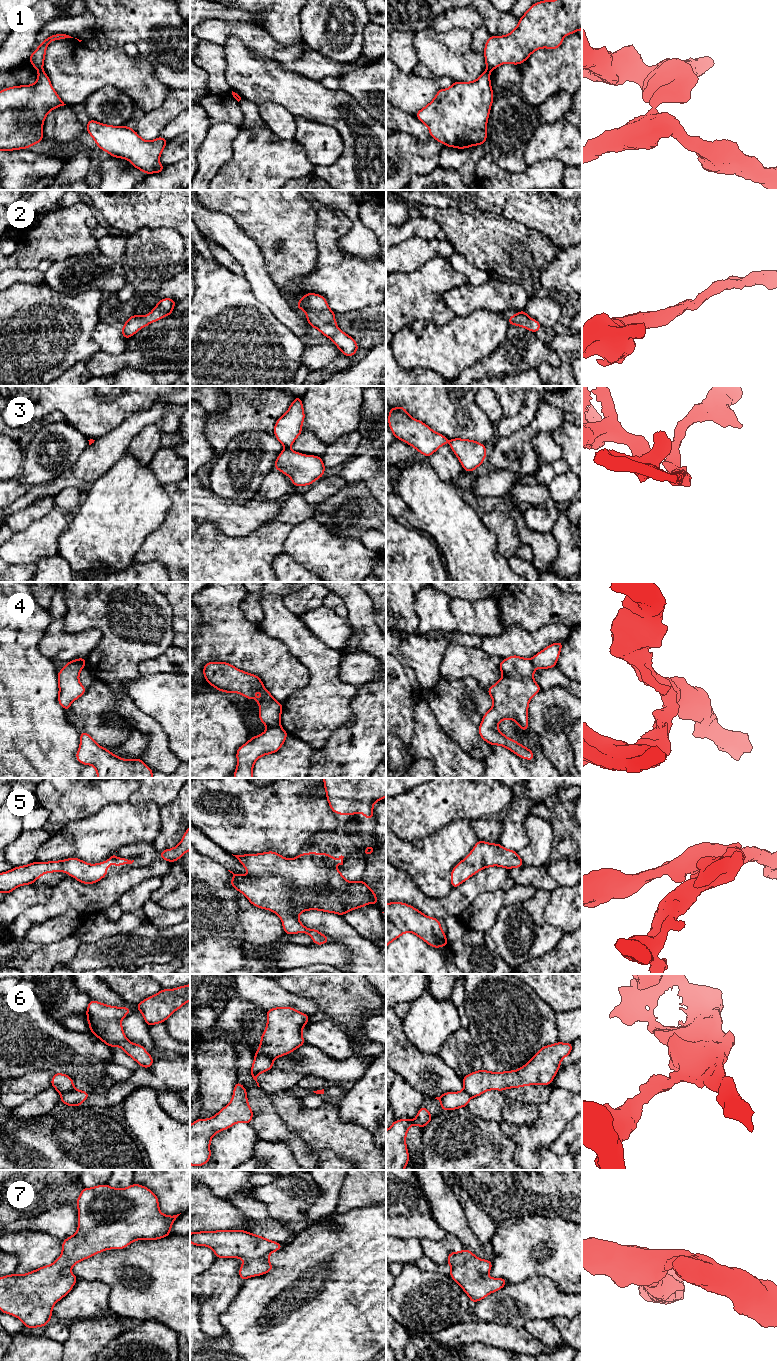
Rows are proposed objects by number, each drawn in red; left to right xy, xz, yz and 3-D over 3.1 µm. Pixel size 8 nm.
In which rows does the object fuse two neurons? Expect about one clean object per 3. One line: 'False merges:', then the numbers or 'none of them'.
False merges: 1, 3, 4, 6

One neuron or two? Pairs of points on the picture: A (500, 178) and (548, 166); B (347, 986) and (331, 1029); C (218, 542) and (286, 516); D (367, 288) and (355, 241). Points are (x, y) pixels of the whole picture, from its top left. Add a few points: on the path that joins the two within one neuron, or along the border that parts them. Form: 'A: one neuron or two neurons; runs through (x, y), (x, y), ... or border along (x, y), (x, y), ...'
A: one neuron; runs through (512, 179), (536, 178)
B: two neurons; border along (332, 1019), (338, 1024)
C: one neuron; runs through (235, 544), (259, 544), (270, 533)
D: two neurons; border along (339, 248), (350, 256), (375, 260)

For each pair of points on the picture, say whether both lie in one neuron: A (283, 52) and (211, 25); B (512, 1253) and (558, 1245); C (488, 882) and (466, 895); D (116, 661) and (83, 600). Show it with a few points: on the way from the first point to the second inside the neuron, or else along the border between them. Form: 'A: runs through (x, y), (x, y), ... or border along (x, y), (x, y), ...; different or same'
A: runs through (265, 45), (243, 30), (229, 28); same
B: runs through (523, 1248), (535, 1244), (542, 1238), (547, 1239); same
C: runs through (483, 882), (478, 883), (471, 890); same
D: runs through (116, 646), (116, 633), (98, 615); same

